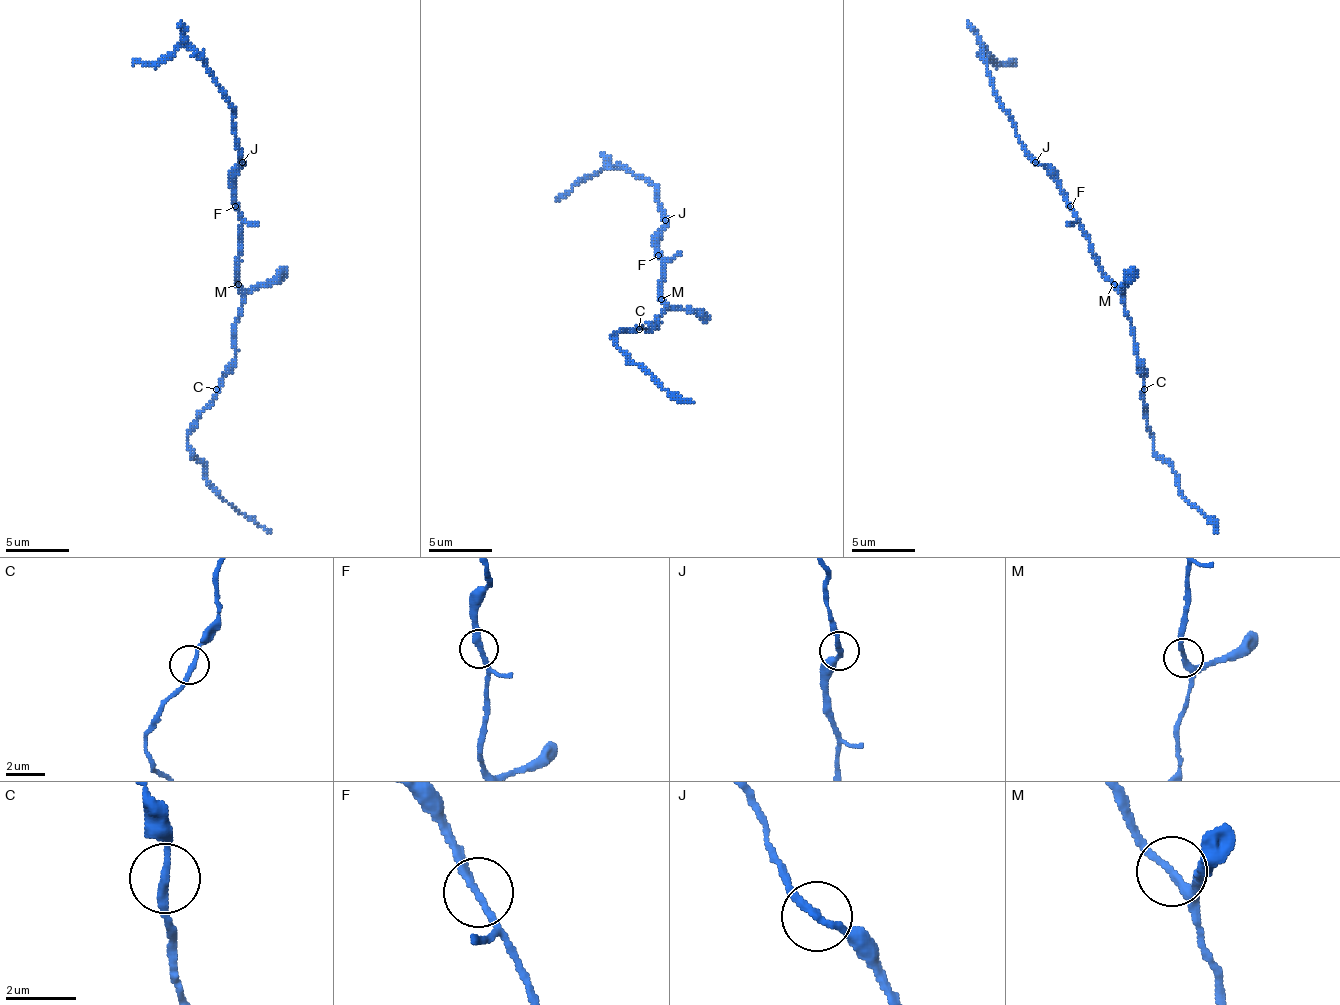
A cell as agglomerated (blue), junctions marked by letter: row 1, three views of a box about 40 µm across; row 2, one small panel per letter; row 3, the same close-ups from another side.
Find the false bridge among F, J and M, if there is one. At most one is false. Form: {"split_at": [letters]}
{"split_at": []}

